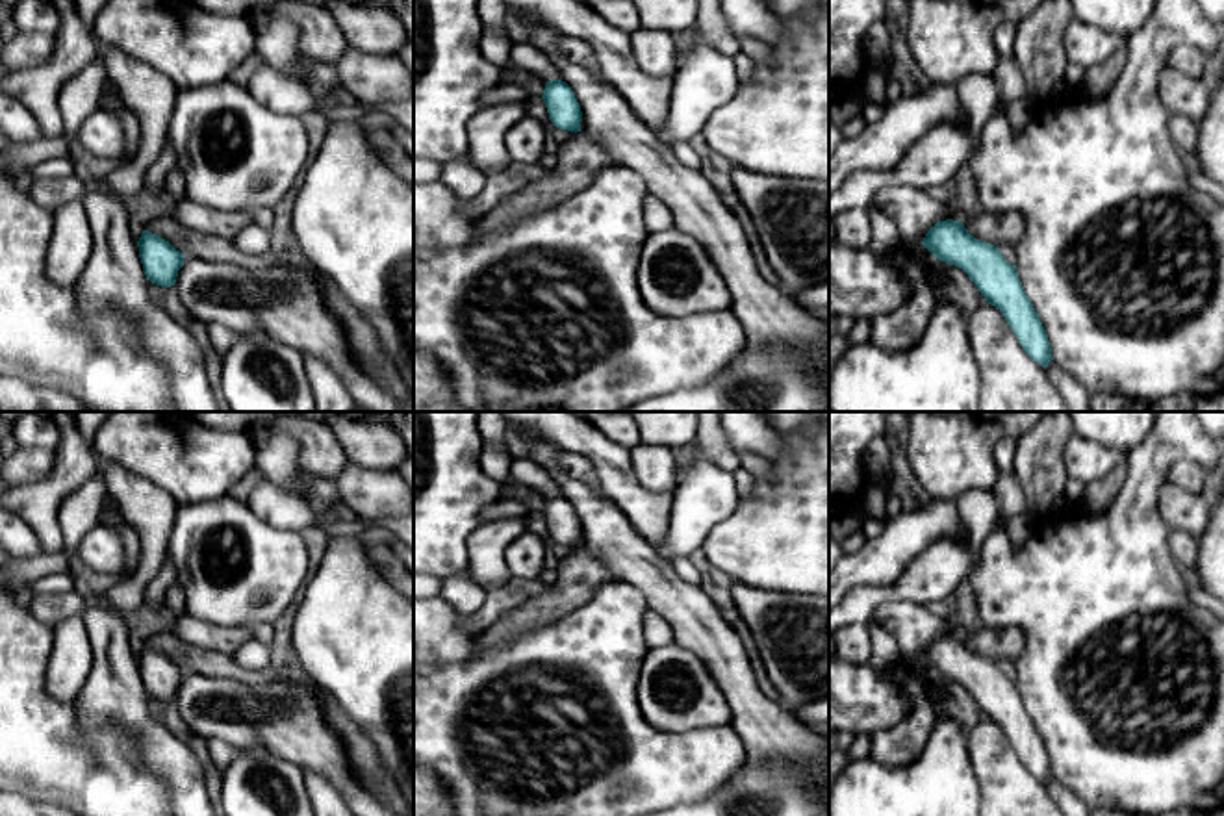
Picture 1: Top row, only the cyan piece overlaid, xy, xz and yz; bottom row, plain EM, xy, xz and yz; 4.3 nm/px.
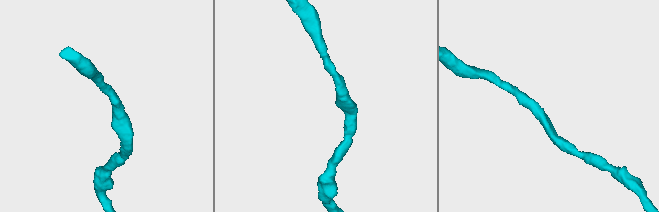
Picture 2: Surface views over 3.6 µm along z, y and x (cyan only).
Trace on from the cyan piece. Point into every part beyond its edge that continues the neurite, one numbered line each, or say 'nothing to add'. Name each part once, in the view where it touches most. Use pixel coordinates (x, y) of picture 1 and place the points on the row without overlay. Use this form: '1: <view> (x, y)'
nothing to add

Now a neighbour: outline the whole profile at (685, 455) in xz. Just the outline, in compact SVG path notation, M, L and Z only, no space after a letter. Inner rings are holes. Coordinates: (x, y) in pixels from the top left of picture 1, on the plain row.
M690 443L686 447L675 449L675 458L679 464L677 480L684 477L686 469L692 465L692 462L701 454L701 449L697 443Z

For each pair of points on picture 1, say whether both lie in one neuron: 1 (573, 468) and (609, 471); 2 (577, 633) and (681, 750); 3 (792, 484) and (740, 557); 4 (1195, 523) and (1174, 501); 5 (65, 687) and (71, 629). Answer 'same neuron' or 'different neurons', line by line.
1: different neurons
2: same neuron
3: same neuron
4: same neuron
5: same neuron

